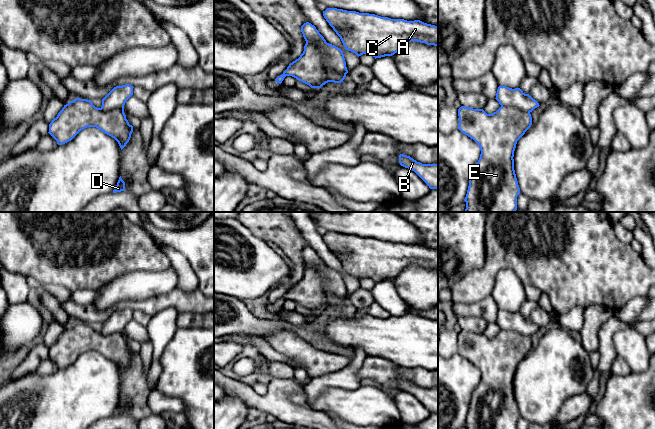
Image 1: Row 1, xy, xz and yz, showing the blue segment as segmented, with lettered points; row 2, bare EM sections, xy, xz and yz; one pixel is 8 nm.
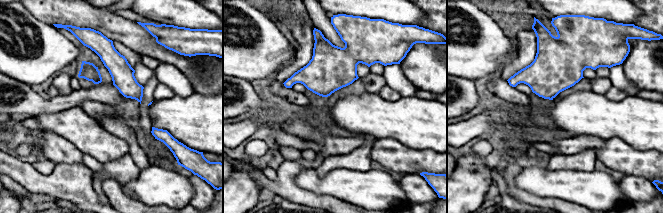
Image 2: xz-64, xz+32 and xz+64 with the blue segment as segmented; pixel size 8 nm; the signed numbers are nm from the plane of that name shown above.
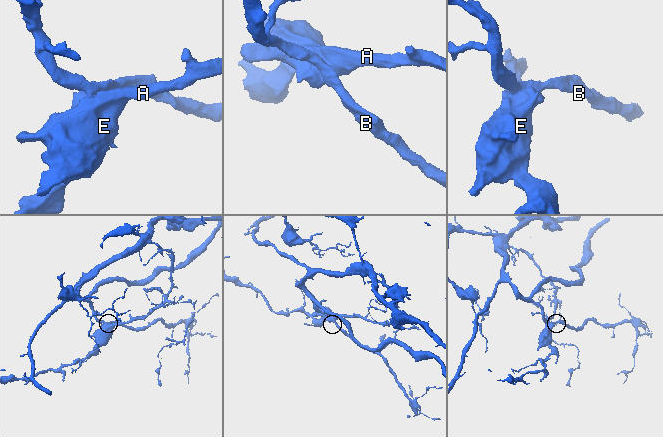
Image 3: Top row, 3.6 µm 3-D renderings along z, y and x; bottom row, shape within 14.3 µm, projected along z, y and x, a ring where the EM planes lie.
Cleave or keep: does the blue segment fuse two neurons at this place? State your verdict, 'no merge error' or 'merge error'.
no merge error

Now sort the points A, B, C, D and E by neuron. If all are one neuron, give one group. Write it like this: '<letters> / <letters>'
A B C D E

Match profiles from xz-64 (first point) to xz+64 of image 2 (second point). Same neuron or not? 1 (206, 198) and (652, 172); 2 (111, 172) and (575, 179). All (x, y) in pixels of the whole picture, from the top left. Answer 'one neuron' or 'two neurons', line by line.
1: two neurons
2: two neurons

